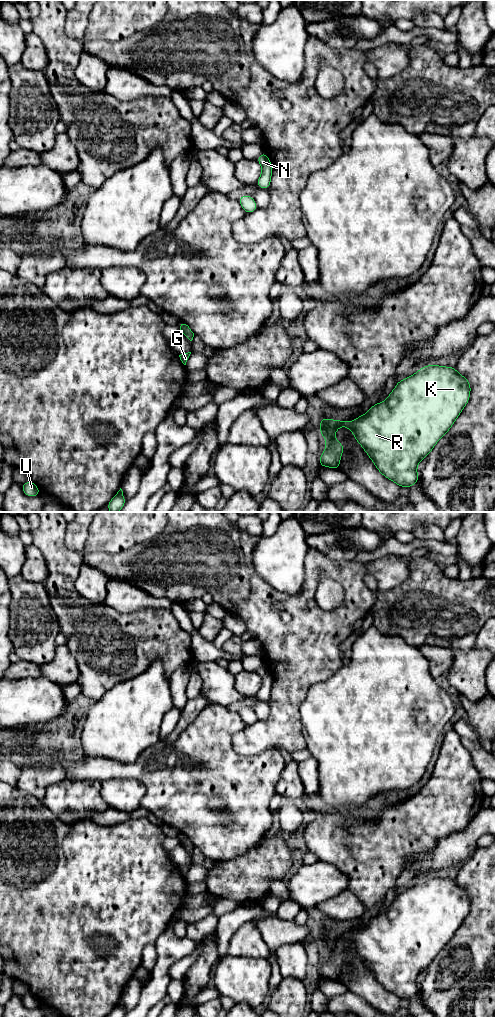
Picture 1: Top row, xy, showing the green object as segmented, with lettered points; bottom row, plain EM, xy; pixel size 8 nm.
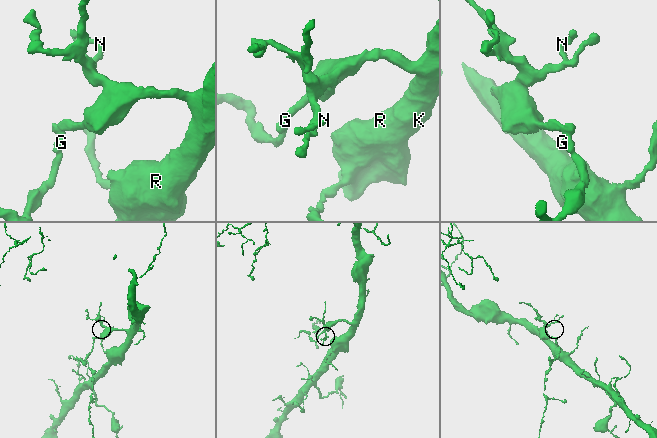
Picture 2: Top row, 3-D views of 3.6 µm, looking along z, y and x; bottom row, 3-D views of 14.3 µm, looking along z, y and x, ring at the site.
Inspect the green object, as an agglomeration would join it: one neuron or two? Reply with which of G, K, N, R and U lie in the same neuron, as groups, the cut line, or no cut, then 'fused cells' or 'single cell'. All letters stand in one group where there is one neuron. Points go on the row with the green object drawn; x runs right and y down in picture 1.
G U / K N R; cut in xy along (180, 327), (191, 331); fused cells

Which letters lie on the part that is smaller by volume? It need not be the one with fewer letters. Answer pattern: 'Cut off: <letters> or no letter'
Cut off: G, U

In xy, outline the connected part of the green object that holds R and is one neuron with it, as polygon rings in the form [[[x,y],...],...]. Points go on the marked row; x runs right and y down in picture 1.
[[[428,364],[412,376],[398,381],[384,402],[373,405],[363,416],[351,422],[323,417],[319,433],[326,440],[319,465],[340,470],[344,445],[335,439],[336,430],[347,427],[365,450],[377,470],[399,487],[415,485],[417,466],[427,457],[437,442],[447,434],[470,399],[471,385],[455,367]]]

